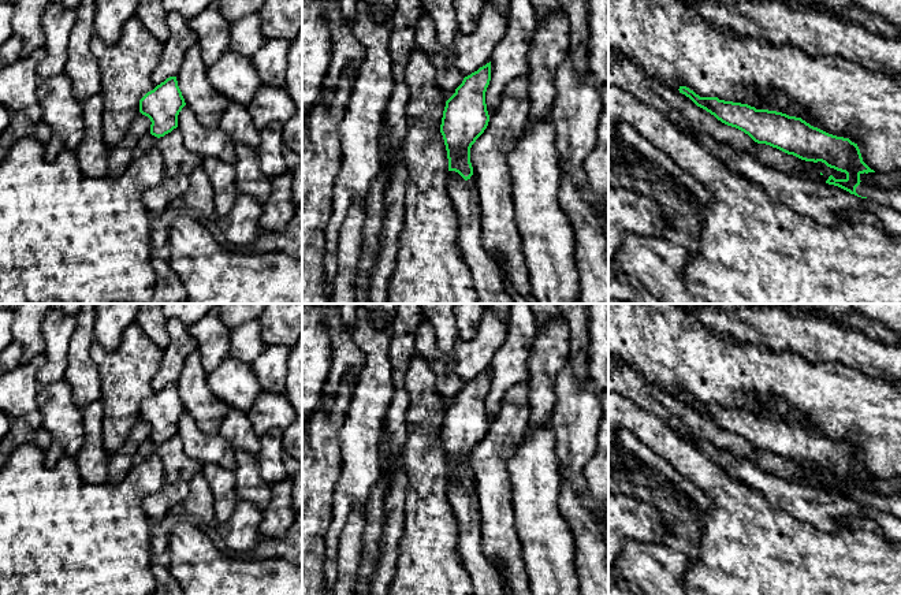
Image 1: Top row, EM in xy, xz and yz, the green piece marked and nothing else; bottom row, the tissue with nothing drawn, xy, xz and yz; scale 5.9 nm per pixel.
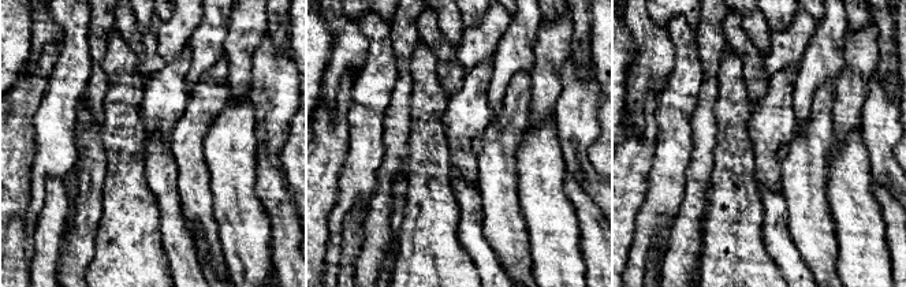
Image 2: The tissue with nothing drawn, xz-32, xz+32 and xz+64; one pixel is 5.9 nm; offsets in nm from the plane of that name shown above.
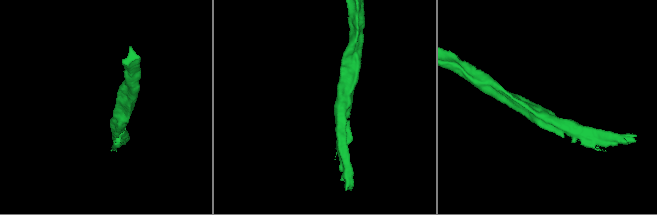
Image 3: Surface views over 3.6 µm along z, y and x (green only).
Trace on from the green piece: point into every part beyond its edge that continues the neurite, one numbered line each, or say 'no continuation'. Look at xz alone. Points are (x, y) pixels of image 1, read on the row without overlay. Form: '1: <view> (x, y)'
no continuation

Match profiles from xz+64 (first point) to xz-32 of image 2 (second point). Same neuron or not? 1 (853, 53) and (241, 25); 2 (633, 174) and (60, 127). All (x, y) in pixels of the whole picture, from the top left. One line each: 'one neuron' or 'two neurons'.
1: one neuron
2: two neurons

